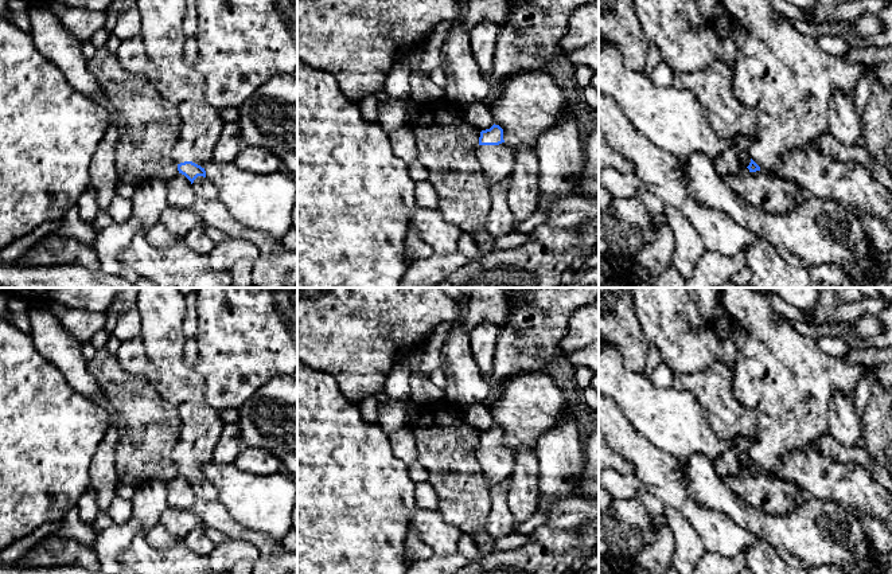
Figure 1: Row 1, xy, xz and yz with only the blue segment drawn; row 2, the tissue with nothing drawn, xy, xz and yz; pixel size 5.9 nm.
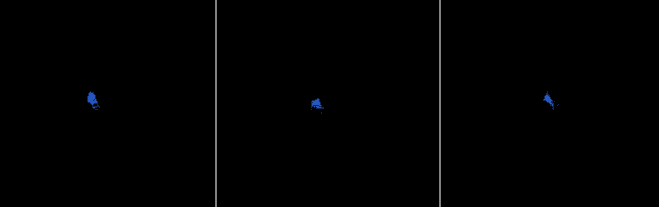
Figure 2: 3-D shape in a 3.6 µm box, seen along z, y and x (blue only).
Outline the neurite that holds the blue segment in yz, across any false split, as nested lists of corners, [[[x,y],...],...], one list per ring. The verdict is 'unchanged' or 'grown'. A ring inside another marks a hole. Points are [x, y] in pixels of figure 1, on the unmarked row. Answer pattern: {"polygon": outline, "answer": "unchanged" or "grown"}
{"polygon": [[[756,288],[718,289],[722,305],[732,321],[747,332],[745,344],[737,350],[733,367],[733,398],[741,406],[763,417],[757,437],[748,448],[751,464],[747,469],[749,473],[763,470],[767,476],[775,476],[775,466],[786,454],[803,450],[829,433],[829,410],[833,395],[856,391],[862,374],[868,374],[873,380],[875,368],[849,364],[842,358],[823,352],[814,337],[802,335],[784,317],[775,313],[768,296],[761,290]]], "answer": "grown"}

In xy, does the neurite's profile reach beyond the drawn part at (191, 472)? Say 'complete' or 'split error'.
split error

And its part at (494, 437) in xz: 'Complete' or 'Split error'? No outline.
Split error

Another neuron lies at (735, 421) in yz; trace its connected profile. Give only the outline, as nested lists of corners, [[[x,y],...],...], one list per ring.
[[[713,363],[712,366],[692,374],[679,372],[674,375],[671,387],[682,391],[690,391],[696,397],[698,405],[701,406],[710,425],[716,429],[717,434],[732,441],[735,445],[733,449],[737,449],[737,441],[740,438],[745,438],[749,442],[749,446],[755,442],[763,422],[763,417],[756,411],[741,406],[733,398],[732,368],[721,363]]]

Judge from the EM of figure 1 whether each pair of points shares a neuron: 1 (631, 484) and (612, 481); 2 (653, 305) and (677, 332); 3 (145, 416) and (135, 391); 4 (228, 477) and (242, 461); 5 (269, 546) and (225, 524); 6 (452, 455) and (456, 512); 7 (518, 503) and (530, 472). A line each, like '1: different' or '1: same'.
1: same
2: same
3: same
4: different
5: same
6: same
7: same

